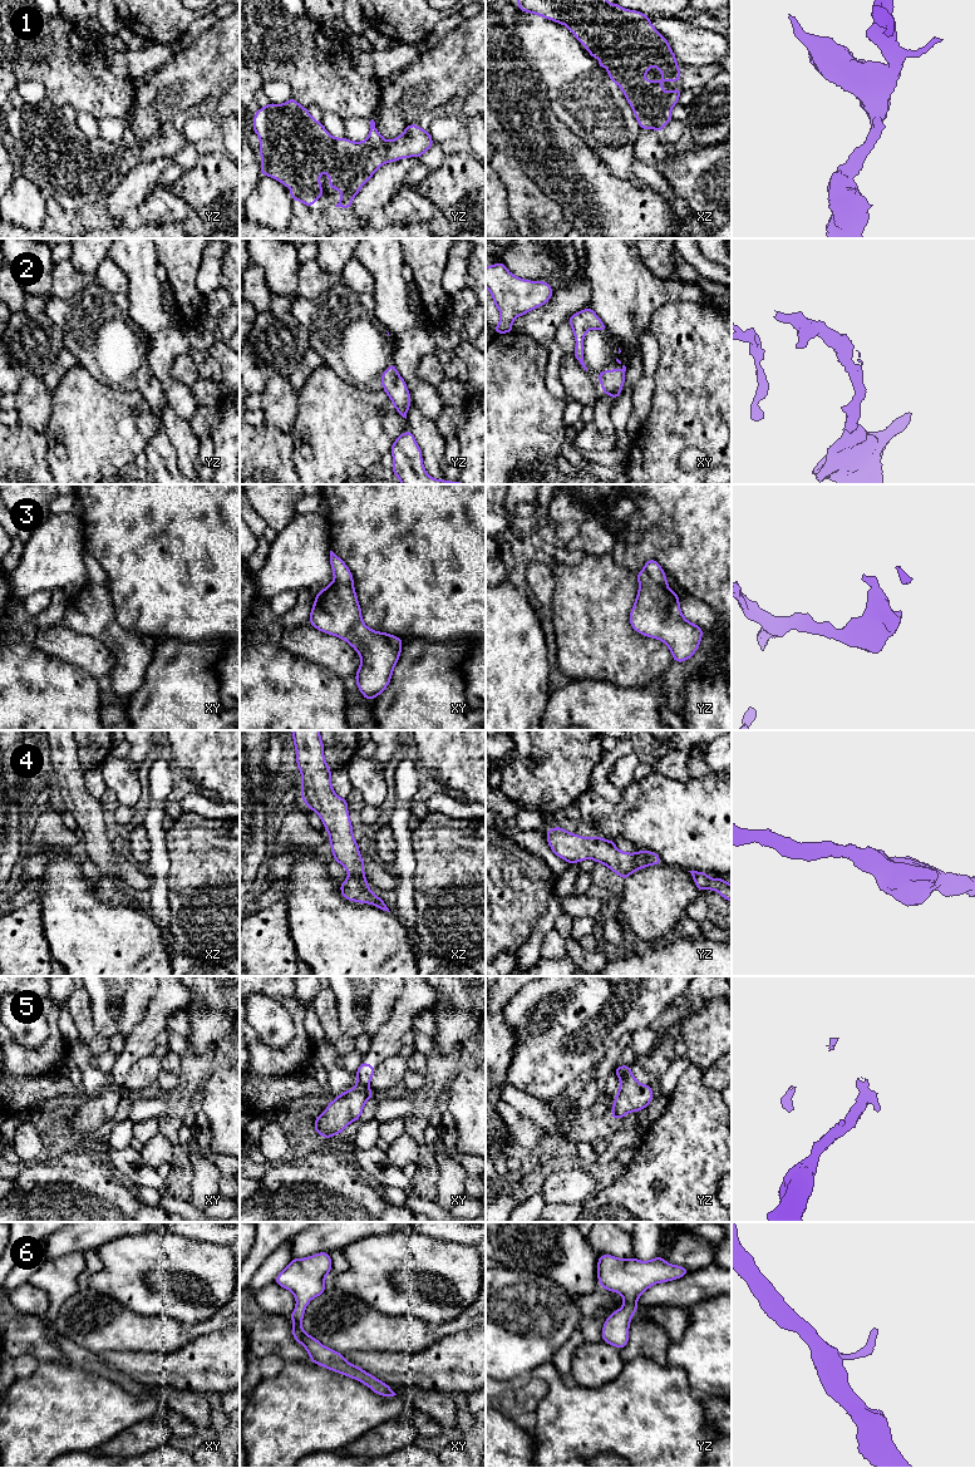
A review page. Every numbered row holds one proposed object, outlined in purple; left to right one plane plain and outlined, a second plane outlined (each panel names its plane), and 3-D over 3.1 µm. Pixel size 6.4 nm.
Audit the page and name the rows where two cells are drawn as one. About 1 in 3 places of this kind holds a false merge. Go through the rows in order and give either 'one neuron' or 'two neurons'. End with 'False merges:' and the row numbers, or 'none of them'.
1: one neuron
2: one neuron
3: two neurons
4: one neuron
5: one neuron
6: one neuron
False merges: 3

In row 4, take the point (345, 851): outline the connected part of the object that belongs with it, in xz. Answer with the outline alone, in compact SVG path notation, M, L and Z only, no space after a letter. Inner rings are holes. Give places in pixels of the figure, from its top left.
M291 730L296 749L297 768L302 775L301 799L315 811L329 832L333 857L349 873L340 883L345 900L370 903L389 911L384 901L369 890L364 875L364 861L358 841L353 837L348 802L335 794L331 787L331 770L324 758L324 744L319 730Z

